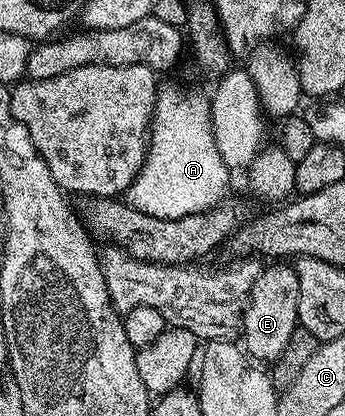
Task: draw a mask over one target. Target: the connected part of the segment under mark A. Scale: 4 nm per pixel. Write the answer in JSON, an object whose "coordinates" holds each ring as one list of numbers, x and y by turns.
{"coordinates":[[159,87,154,103,154,117,150,119,146,157,132,186,124,193,129,205,155,218,180,219,185,215,200,214,227,199,226,187,230,184,230,176,231,169,227,168,224,160,220,158,220,150,216,150,216,138,212,138,209,99,190,88]]}

